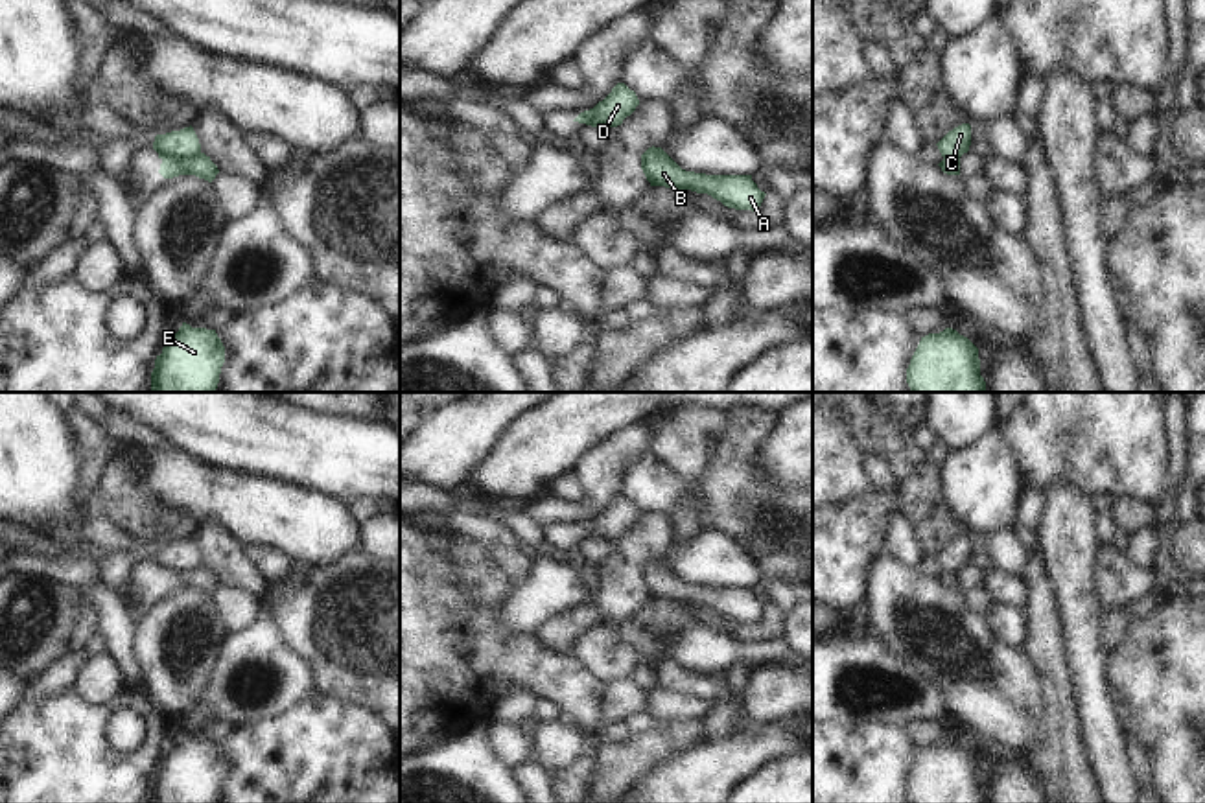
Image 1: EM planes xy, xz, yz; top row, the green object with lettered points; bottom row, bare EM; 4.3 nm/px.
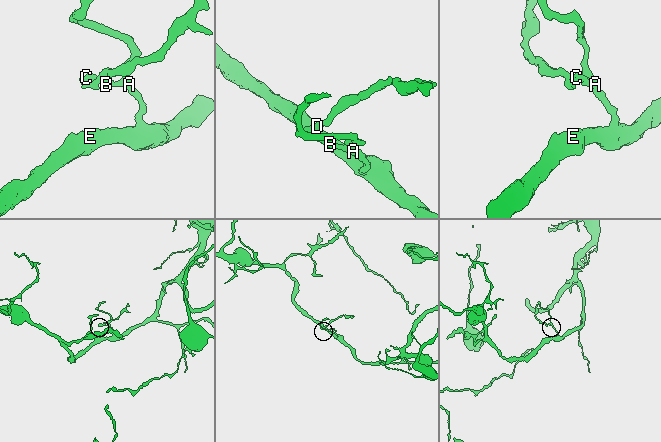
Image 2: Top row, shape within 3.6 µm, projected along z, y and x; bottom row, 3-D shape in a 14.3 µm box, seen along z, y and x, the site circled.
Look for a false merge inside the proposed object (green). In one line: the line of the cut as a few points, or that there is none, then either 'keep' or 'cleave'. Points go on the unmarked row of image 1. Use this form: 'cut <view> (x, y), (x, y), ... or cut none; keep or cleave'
cut xy (199, 564), (187, 571), (163, 573); cleave

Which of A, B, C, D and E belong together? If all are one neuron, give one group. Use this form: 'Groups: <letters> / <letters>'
Groups: A B C E / D

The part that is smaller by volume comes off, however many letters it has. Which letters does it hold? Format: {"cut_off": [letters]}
{"cut_off": ["D"]}

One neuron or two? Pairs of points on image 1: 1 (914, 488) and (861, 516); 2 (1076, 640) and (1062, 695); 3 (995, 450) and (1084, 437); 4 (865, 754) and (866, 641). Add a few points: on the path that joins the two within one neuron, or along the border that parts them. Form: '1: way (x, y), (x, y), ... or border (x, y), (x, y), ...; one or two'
1: border (896, 492), (900, 505); two
2: border (1062, 627), (1073, 702), (1078, 711); two
3: border (995, 428), (1008, 444), (1021, 481), (1027, 487); two
4: border (831, 719), (848, 726), (887, 724), (905, 728); two

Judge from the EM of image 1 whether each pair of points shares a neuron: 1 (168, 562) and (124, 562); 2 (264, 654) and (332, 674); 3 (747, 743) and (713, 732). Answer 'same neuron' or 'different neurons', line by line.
1: same neuron
2: different neurons
3: different neurons

